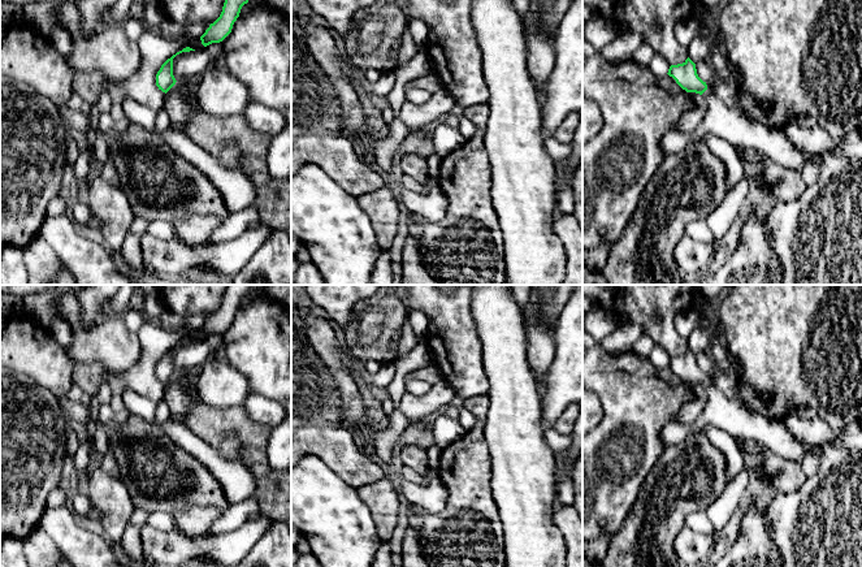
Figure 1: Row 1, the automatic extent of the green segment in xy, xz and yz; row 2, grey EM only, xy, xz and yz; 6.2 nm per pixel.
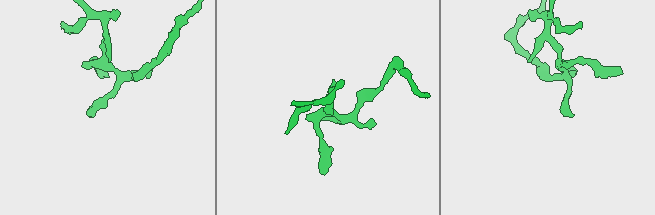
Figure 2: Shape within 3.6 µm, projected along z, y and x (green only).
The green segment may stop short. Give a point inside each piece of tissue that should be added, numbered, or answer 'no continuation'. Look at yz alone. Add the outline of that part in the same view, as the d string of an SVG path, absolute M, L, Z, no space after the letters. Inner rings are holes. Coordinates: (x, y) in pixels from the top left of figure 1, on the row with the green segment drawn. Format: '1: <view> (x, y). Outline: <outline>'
1: yz (732, 125). Outline: M707 87L701 100L705 100L709 107L702 122L692 134L681 131L666 134L662 139L664 153L684 151L692 142L703 142L706 135L712 134L724 138L733 147L759 151L772 161L790 169L800 170L806 161L820 164L822 155L796 150L781 130L762 125L740 109L728 108L711 88Z

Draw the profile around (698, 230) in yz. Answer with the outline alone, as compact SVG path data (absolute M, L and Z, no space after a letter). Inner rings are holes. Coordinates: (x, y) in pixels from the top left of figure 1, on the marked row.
M705 220L692 221L685 228L685 234L692 239L701 241L707 244L712 244L716 247L718 241L712 231L709 229Z

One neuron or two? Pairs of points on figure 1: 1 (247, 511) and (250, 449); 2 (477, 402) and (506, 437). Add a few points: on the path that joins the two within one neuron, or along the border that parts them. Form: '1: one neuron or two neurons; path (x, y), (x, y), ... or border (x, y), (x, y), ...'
1: two neurons; border (254, 496), (258, 510), (250, 516)
2: two neurons; border (488, 394), (488, 416), (484, 427), (486, 445)

